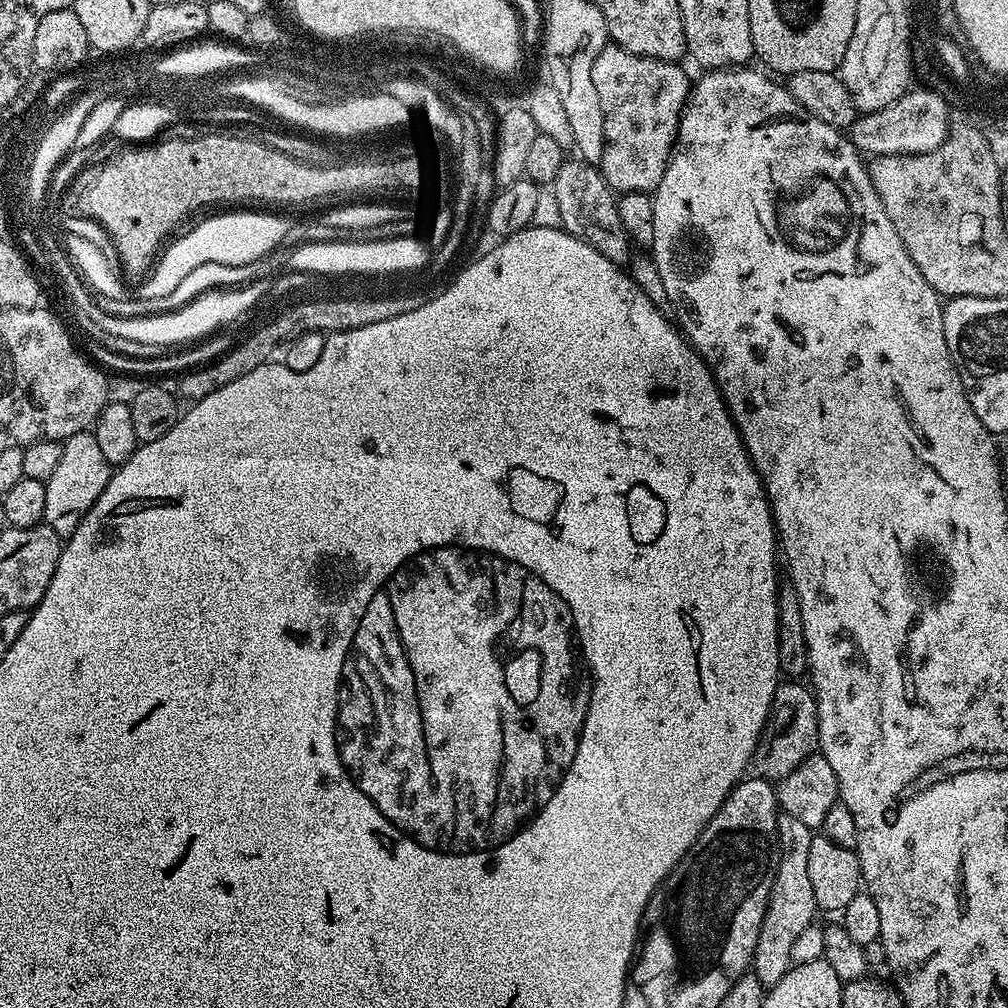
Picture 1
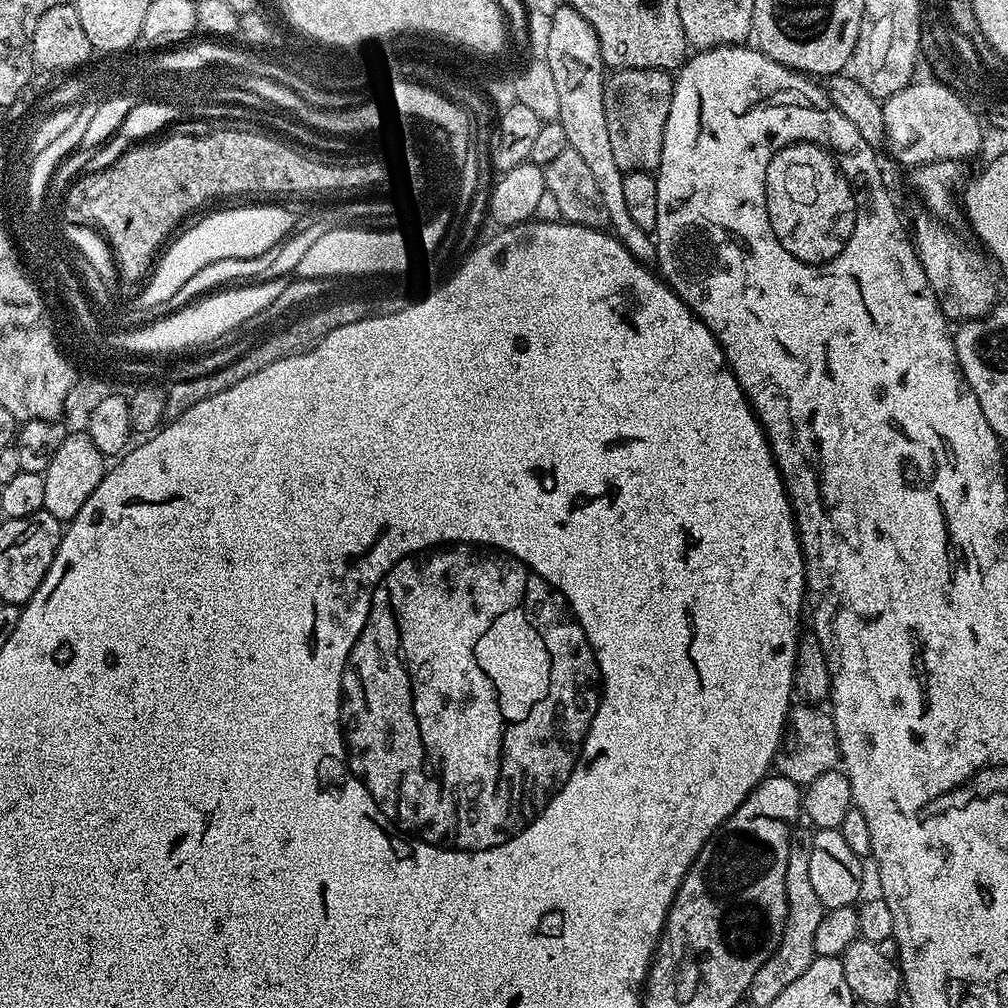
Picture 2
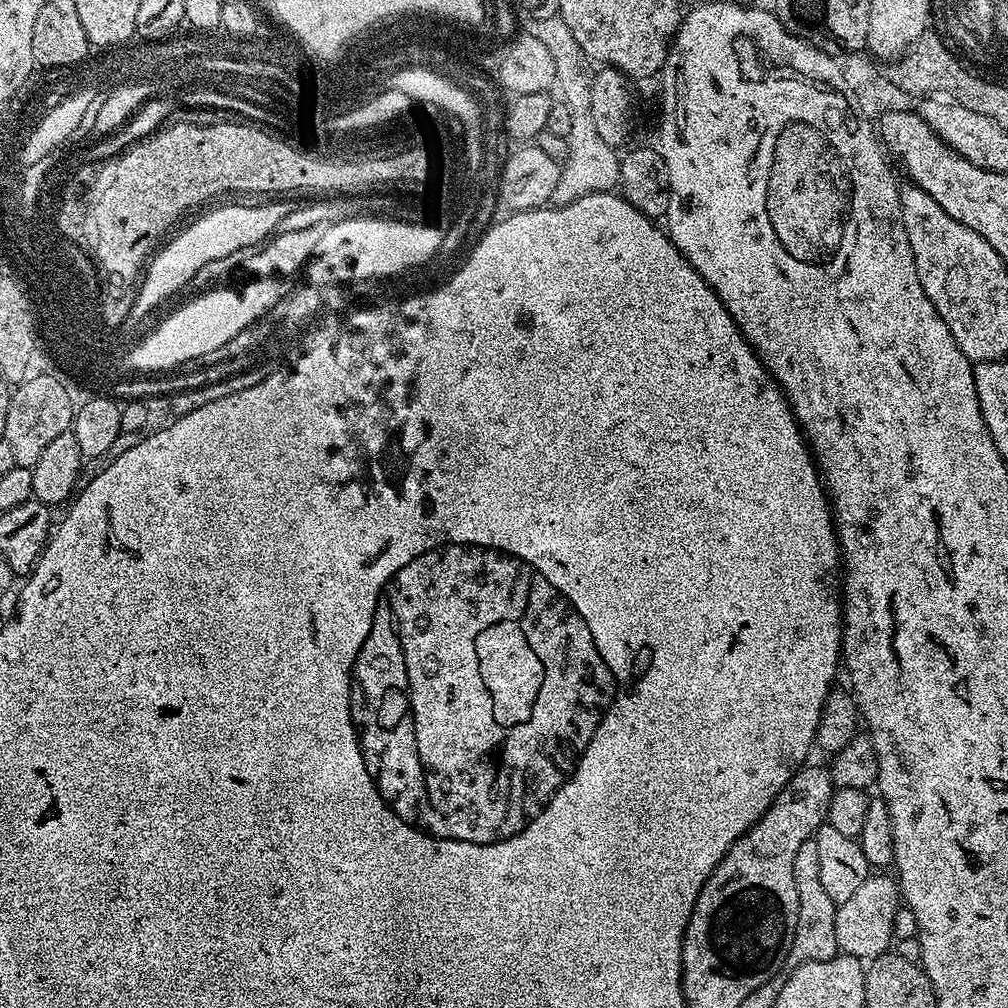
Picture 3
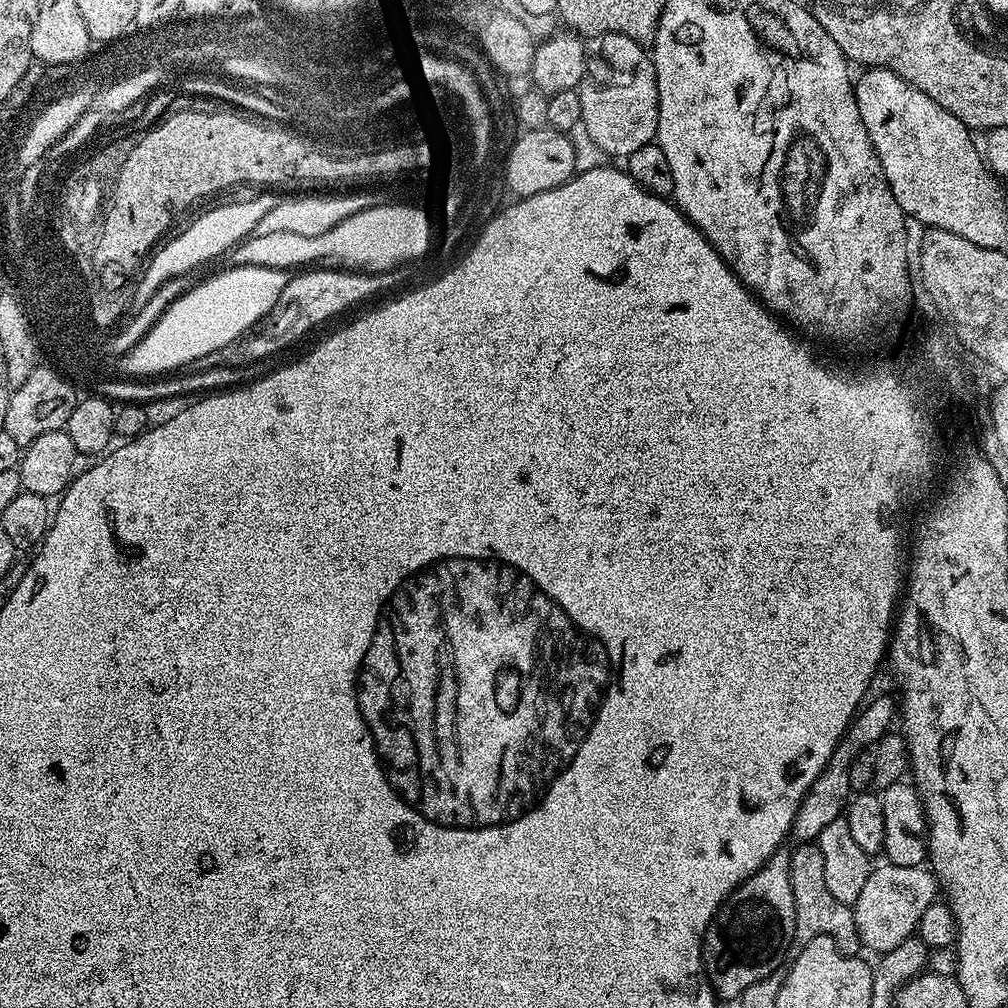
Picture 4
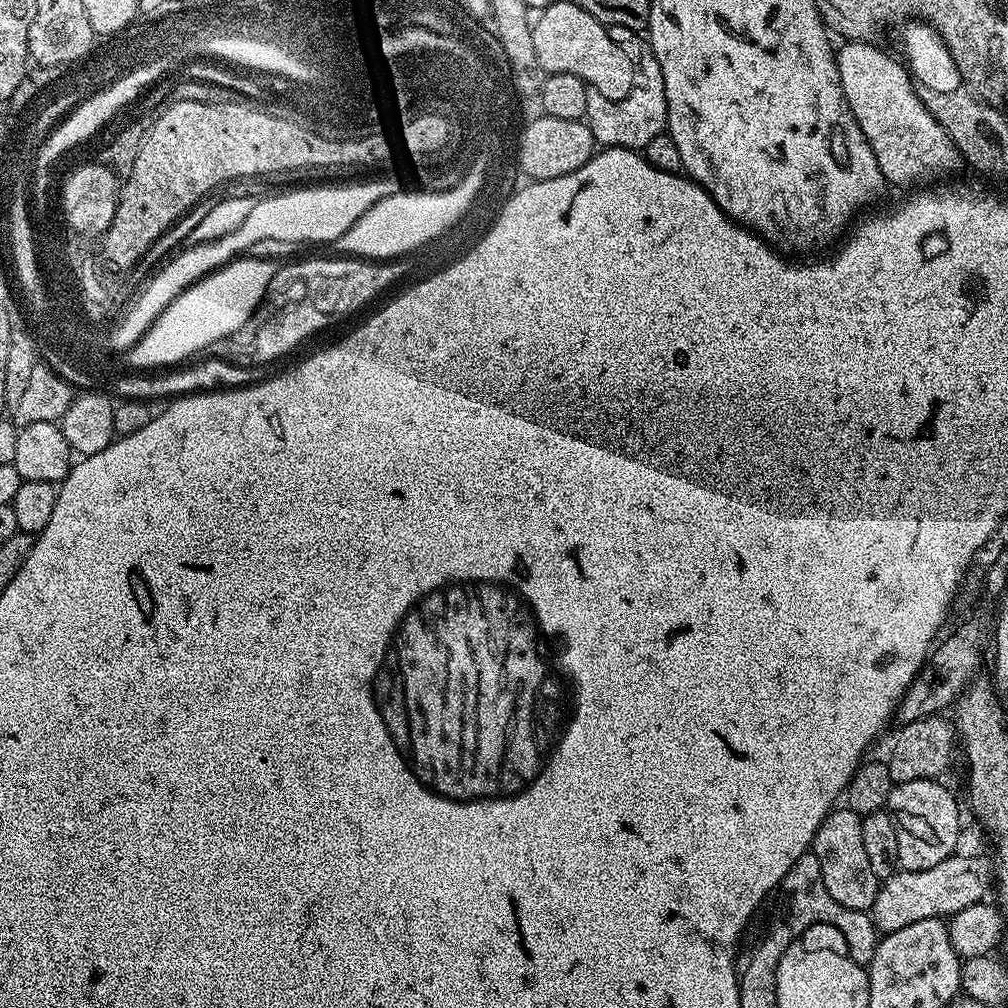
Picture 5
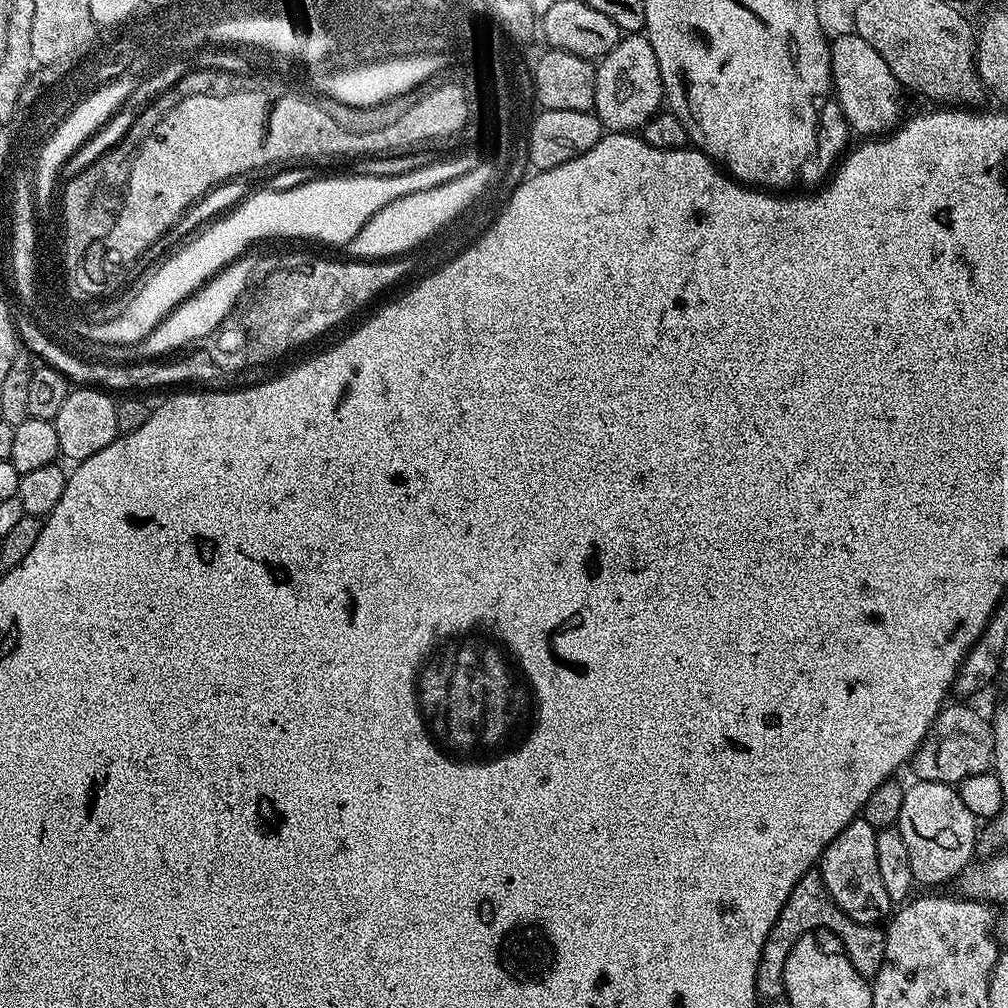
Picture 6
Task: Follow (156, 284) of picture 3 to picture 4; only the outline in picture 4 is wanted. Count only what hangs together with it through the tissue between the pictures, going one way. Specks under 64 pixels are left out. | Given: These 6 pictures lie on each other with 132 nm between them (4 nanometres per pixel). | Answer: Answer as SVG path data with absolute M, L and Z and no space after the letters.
M270 199L252 200L252 204L236 204L236 208L220 208L220 212L212 212L212 216L204 216L188 236L180 236L172 248L164 248L160 256L156 256L156 264L148 268L148 276L144 276L144 284L140 284L140 303L152 301L152 296L166 282L179 276L192 274L199 264L212 260L215 256L228 254L242 240L250 237L259 229L259 224L275 211Z

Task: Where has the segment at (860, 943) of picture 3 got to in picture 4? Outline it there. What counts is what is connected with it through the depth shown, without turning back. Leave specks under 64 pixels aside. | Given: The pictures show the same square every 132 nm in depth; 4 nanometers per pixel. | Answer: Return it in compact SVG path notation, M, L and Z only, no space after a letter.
M887 862L881 864L881 868L873 867L869 871L866 886L862 886L862 894L858 894L858 902L851 905L861 945L875 954L902 946L902 942L906 942L919 929L926 906L938 900L936 877L927 867L911 868Z

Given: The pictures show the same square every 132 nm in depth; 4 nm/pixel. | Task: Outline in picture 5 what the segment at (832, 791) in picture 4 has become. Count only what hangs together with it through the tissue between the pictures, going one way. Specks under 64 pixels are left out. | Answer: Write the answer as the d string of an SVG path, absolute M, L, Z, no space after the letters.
M984 612L974 613L958 625L952 633L949 631L943 637L944 644L935 645L934 651L924 661L924 667L900 699L900 704L894 713L895 723L901 725L918 722L927 716L941 715L945 711L943 708L951 709L956 701L968 691L973 681L979 677L976 675L979 674L980 667L983 664L985 667L986 653L992 643L993 631L993 617L989 613L987 616Z

